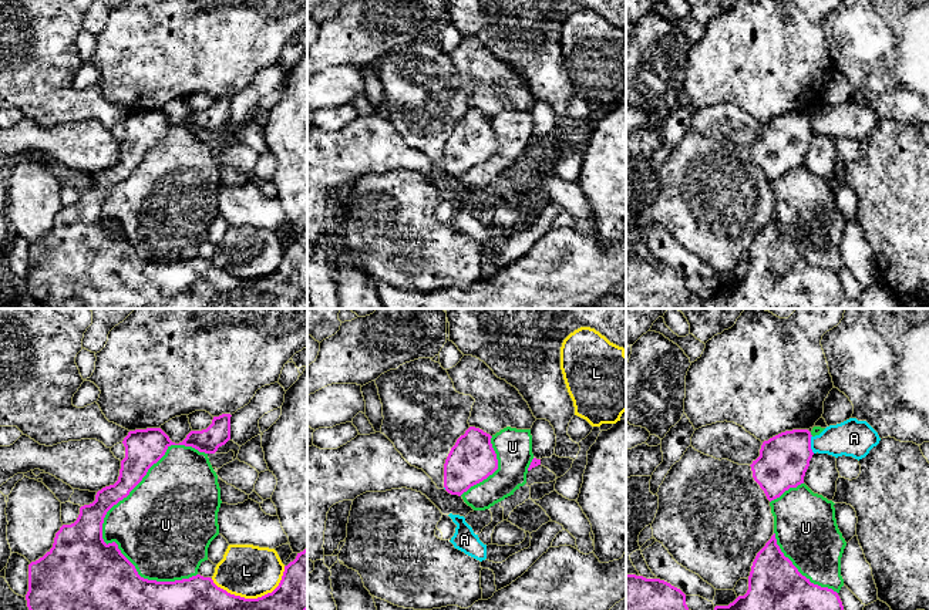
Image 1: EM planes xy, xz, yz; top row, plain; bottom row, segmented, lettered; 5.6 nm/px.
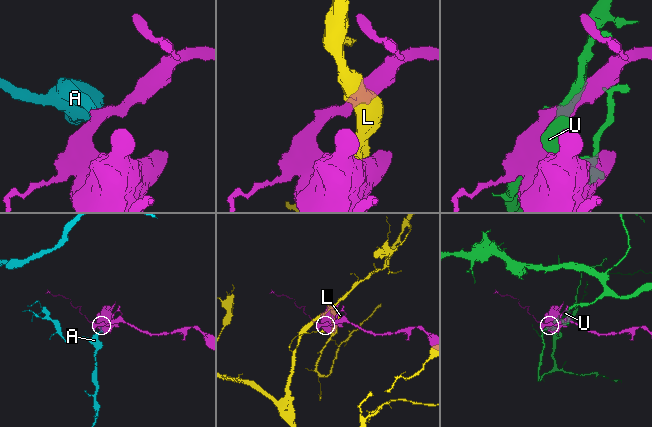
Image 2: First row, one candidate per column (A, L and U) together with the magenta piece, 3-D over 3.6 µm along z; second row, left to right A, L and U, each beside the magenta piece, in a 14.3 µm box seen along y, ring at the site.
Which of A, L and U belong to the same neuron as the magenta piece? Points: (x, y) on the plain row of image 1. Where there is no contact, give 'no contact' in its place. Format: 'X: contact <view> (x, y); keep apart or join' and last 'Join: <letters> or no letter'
A: contact yz (810, 125); keep apart
L: contact xy (253, 280); keep apart
U: contact xy (123, 179); keep apart
Join: no letter

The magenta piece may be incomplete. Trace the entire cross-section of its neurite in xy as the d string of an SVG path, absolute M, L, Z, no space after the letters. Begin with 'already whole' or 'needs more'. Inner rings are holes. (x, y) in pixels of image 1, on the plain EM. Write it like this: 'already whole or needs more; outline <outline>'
already whole; outline M230 95L213 98L212 105L202 112L191 112L186 119L175 125L161 109L129 112L124 119L125 139L121 142L118 162L97 173L95 182L80 189L77 202L63 206L55 215L53 229L38 242L28 246L27 289L40 307L60 309L67 300L78 299L84 309L293 309L294 303L307 291L307 230L285 247L279 267L258 280L245 280L218 269L211 259L201 256L175 263L148 262L138 256L135 247L121 235L115 223L105 225L102 205L107 193L142 162L148 151L156 145L171 127L185 127L205 135L215 135L230 121Z

